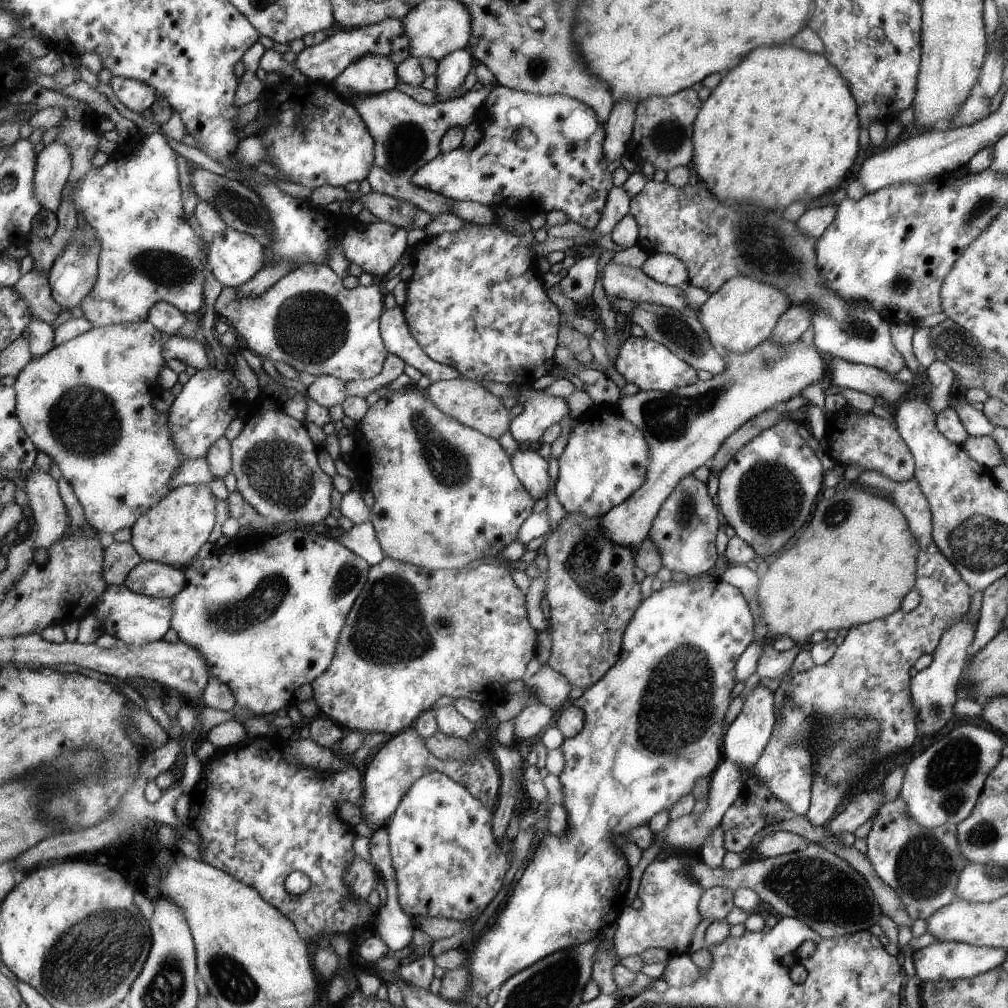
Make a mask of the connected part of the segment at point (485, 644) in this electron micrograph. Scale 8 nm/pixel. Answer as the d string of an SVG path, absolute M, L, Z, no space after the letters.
M385 556L384 560L371 566L367 583L347 614L344 626L338 637L337 649L334 653L332 664L320 676L317 676L311 684L314 690L314 699L319 706L321 714L330 717L340 726L362 733L382 732L387 738L392 737L412 726L418 716L424 711L429 711L436 700L442 698L442 696L452 696L455 699L470 699L478 701L487 707L494 707L498 703L502 703L506 694L508 694L504 689L504 684L512 682L512 680L518 680L518 678L524 678L528 662L535 657L536 636L538 634L530 626L528 616L526 616L526 598L524 598L522 590L514 582L507 568L483 563L474 569L464 567L460 570L438 569L433 571Z

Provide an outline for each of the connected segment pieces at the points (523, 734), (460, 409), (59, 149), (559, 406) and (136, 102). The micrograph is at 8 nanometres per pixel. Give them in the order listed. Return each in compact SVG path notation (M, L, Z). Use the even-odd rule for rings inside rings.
M540 703L527 706L515 716L514 733L523 741L534 738L540 730L553 725L553 716L554 710L549 706Z
M458 377L450 380L433 382L426 390L428 397L437 407L458 422L478 429L486 436L498 440L510 426L510 414L502 400L484 384L475 380Z
M62 141L50 142L39 154L36 192L44 210L60 210L73 166L72 149Z
M532 386L520 387L519 392L528 400L524 404L523 412L514 417L513 427L510 428L511 434L519 444L528 442L536 447L542 442L544 431L569 414L569 406L562 397L543 396L538 394Z
M113 75L110 83L116 96L132 112L142 113L147 108L151 108L158 97L157 90L140 79Z

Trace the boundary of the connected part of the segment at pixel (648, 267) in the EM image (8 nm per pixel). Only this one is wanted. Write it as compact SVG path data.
M652 253L641 266L650 278L672 286L689 280L688 269L682 260L668 253Z

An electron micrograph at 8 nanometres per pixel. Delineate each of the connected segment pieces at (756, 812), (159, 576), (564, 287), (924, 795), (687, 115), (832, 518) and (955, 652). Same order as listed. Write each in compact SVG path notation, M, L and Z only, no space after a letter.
M756 774L750 775L744 782L740 794L736 800L726 809L721 820L721 827L725 836L725 849L737 852L747 851L751 846L753 836L765 829L768 825L773 825L782 820L790 820L797 816L788 805L773 796L773 792L768 786L762 784L763 778Z
M142 559L128 573L125 585L141 595L172 599L187 586L187 578L183 569Z
M598 246L591 256L576 261L565 272L565 277L558 283L563 296L580 302L592 295L597 275L597 262L603 250Z
M964 725L954 728L942 740L913 758L899 793L906 801L910 816L928 828L944 823L958 824L968 818L981 796L985 780L1001 762L1004 739L990 730Z
M685 88L669 97L650 97L637 104L632 142L640 146L641 165L650 162L655 170L670 172L676 167L691 166L693 157L693 124L700 112L702 101L696 90Z
M855 481L852 486L840 488L832 498L827 498L818 501L818 506L814 508L814 520L810 520L810 524L803 530L798 540L791 544L790 548L786 549L776 558L776 560L769 562L768 572L759 579L757 590L757 599L759 602L759 609L761 610L761 617L768 625L769 631L780 636L793 638L798 646L808 646L813 632L816 630L823 630L825 633L828 630L842 630L842 628L857 627L862 623L869 623L873 620L888 616L894 611L901 608L904 598L910 591L914 590L913 586L917 580L917 556L921 552L921 545L917 541L918 537L914 536L912 529L909 527L909 522L906 522L906 515L904 515L904 522L902 522L902 511L892 500L882 496L872 494L870 490L864 490L860 486L860 482Z
M967 612L961 616L961 619L957 620L948 631L942 636L936 650L933 652L933 660L931 664L924 670L918 671L916 676L913 678L913 707L917 711L917 730L920 734L932 734L936 730L940 730L954 714L952 714L952 706L956 702L956 686L958 686L959 680L966 668L968 662L967 648L972 644L974 638L976 638L976 629L974 627L977 624L972 619L972 613Z

